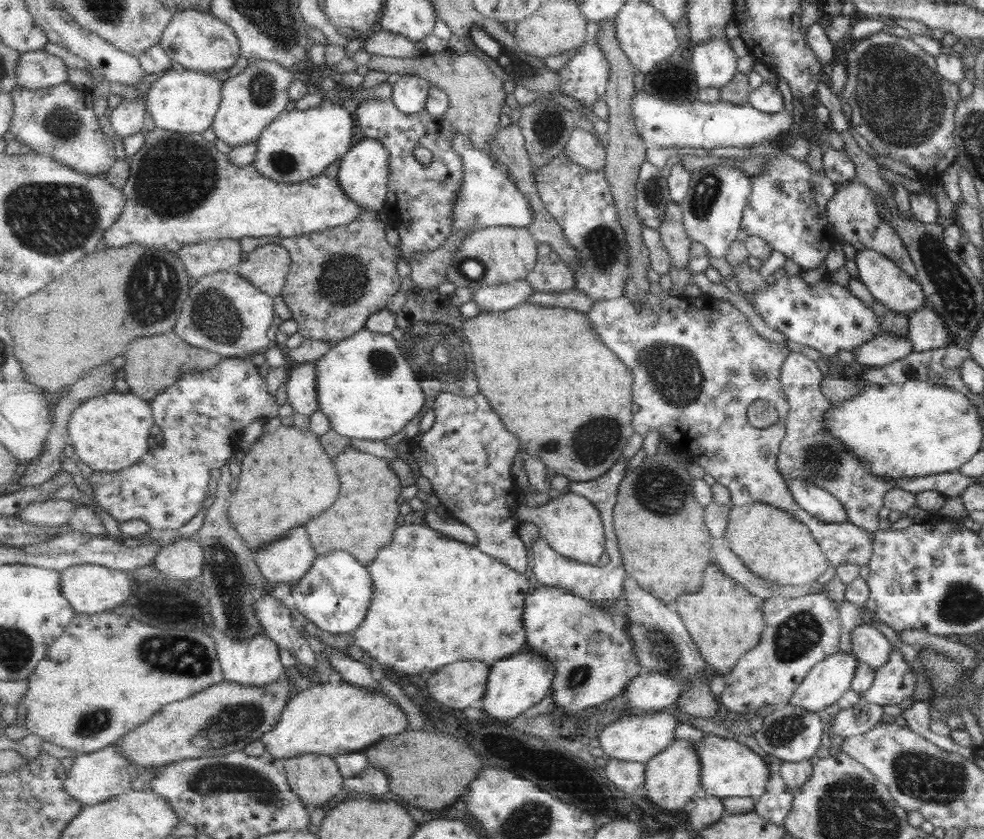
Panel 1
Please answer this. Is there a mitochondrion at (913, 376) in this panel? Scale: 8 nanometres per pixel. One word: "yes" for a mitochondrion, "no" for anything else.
no

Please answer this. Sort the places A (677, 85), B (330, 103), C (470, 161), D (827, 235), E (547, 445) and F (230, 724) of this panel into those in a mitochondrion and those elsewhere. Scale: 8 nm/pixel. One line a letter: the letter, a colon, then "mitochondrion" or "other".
A: other
B: other
C: other
D: other
E: mitochondrion
F: mitochondrion

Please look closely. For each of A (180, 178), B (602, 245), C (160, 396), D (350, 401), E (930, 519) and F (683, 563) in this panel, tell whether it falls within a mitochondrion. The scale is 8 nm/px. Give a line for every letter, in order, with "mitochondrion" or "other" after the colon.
A: mitochondrion
B: mitochondrion
C: other
D: other
E: other
F: other

